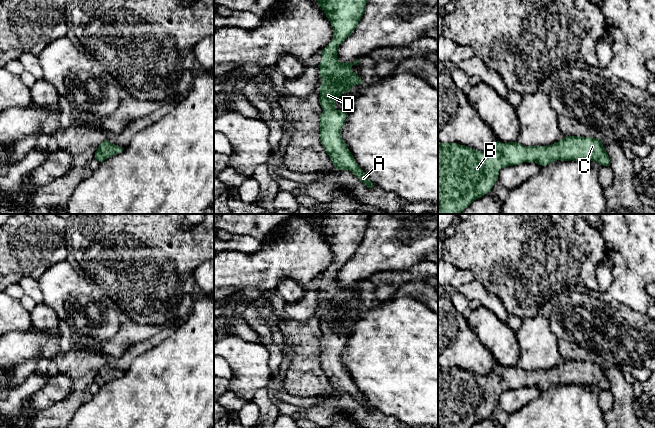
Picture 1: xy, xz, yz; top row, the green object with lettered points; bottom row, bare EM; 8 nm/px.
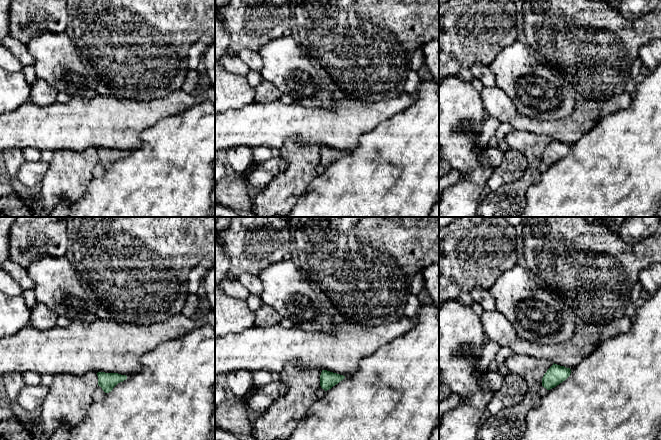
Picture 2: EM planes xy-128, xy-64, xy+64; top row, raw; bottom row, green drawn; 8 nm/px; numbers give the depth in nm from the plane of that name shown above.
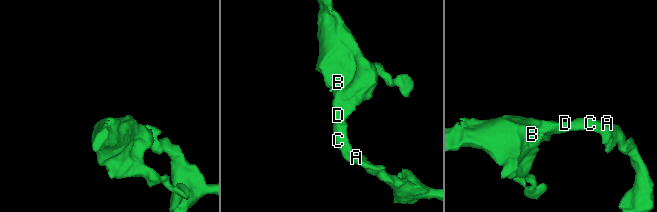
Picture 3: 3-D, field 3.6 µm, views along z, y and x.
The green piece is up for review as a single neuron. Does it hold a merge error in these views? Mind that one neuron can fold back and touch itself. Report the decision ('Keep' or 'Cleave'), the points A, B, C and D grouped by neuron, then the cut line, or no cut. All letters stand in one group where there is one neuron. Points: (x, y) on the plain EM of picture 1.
Keep. Groups: A B C D. No split

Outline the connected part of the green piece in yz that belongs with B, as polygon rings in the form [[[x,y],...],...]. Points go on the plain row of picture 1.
[[[567,360],[546,370],[496,365],[488,375],[438,365],[438,428],[471,428],[491,416],[501,392],[523,386],[545,390],[557,384],[589,384],[610,390],[599,362]]]

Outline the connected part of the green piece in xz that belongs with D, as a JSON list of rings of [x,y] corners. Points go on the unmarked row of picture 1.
[[[293,214],[294,216],[306,216],[313,218],[318,229],[322,232],[326,241],[329,243],[334,253],[333,263],[322,274],[322,283],[318,291],[320,292],[321,310],[319,326],[323,333],[320,339],[320,365],[326,377],[329,379],[333,389],[337,394],[349,394],[363,408],[373,412],[373,407],[368,403],[365,396],[356,387],[353,379],[349,375],[346,367],[342,363],[342,352],[347,342],[347,337],[336,333],[336,324],[350,313],[363,307],[360,301],[352,295],[352,290],[359,287],[356,284],[353,287],[339,286],[337,283],[338,270],[349,261],[357,251],[362,242],[366,227],[368,226],[370,214]]]

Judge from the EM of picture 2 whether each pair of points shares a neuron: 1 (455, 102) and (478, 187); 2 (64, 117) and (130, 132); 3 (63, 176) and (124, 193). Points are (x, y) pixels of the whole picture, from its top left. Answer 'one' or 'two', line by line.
1: one
2: one
3: two

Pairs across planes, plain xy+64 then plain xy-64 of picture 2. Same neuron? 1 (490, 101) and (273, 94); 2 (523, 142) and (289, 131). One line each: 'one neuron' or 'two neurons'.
1: one neuron
2: two neurons

